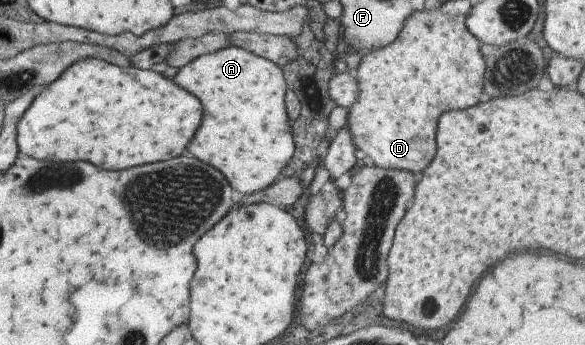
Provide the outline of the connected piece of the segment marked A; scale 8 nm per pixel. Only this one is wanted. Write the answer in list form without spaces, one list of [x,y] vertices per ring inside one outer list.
[[[228,45],[193,58],[172,80],[194,94],[202,107],[200,126],[186,150],[218,170],[229,187],[240,194],[271,185],[295,151],[292,126],[283,104],[287,86],[281,68],[264,57]]]

